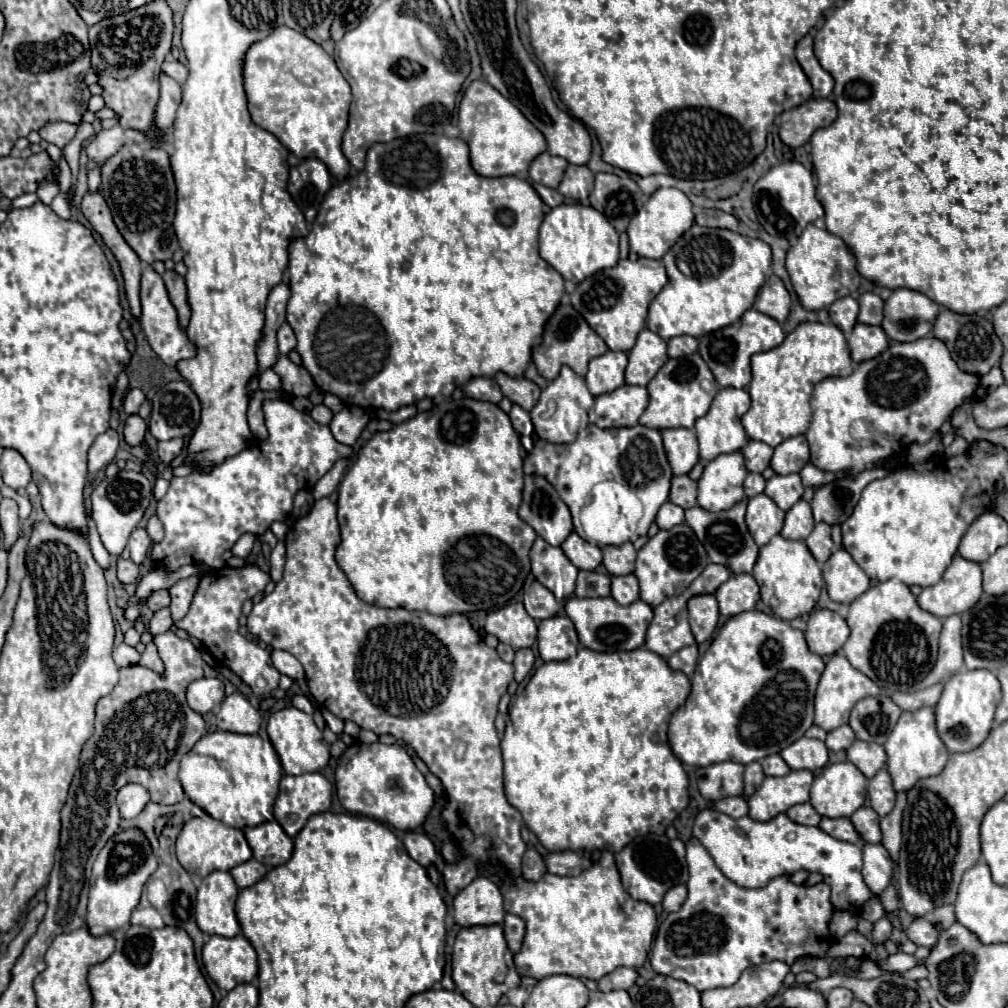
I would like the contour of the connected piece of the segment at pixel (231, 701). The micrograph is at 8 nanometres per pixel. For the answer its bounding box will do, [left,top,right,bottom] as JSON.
[215,692,261,734]

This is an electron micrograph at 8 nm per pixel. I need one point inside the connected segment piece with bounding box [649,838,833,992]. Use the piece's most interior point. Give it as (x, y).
(722, 928)

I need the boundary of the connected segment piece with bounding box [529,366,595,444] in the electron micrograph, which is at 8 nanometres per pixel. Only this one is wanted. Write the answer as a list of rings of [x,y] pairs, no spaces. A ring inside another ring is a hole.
[[[563,366],[559,376],[541,392],[541,398],[539,402],[535,404],[535,408],[529,412],[531,414],[531,420],[533,420],[533,426],[535,426],[535,432],[541,440],[547,440],[547,442],[553,442],[553,444],[567,444],[567,442],[573,442],[577,432],[579,432],[579,426],[586,424],[585,418],[588,418],[589,411],[594,406],[595,397],[591,392],[587,390],[587,384],[585,384],[585,378],[575,374],[571,368]],[[549,400],[555,400],[557,402],[557,410],[551,418],[541,418],[541,414],[547,410],[547,402]]]

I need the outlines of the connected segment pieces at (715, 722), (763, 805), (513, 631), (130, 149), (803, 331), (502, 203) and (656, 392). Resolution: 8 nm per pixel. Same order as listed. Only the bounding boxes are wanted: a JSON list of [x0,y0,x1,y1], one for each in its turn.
[[669,610,823,766],[747,770,813,822],[485,604,537,648],[101,142,179,264],[741,324,853,446],[287,134,565,412],[639,352,717,430]]

